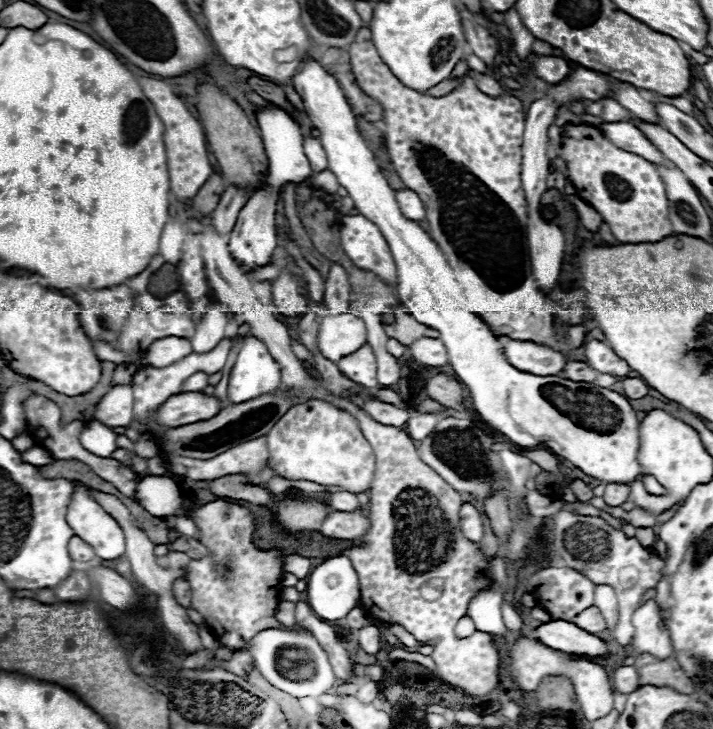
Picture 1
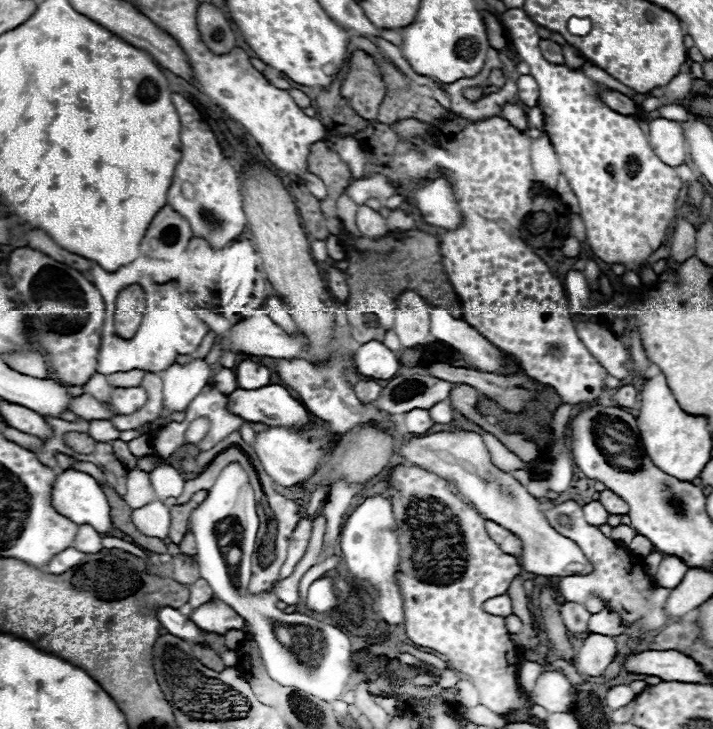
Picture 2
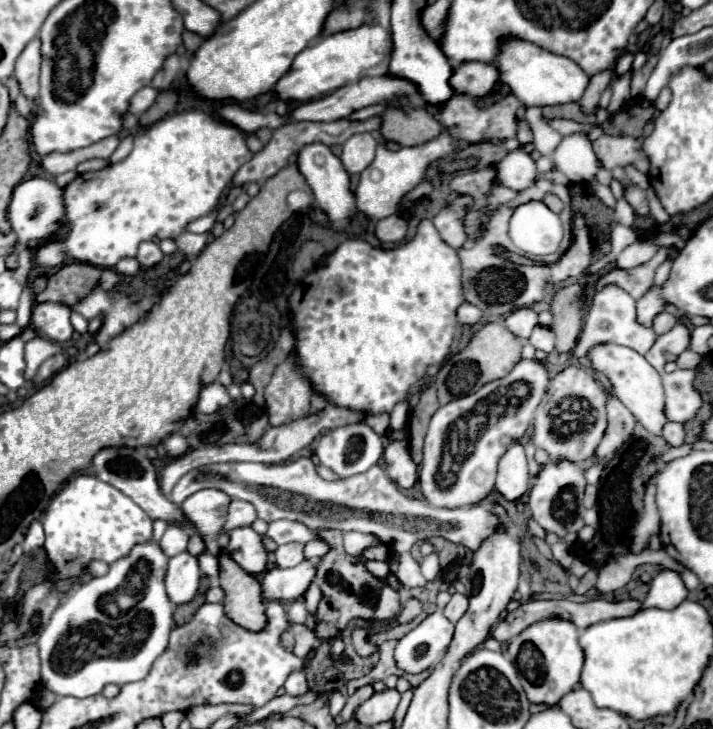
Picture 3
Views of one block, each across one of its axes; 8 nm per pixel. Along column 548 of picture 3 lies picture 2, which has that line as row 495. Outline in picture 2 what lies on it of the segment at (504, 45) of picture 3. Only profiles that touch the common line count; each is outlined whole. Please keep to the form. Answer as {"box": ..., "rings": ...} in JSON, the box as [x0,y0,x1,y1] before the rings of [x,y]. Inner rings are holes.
{"box":[52,470,114,534],"rings":[[[66,470],[66,472],[58,474],[54,488],[52,488],[52,506],[56,508],[56,512],[60,512],[68,520],[76,522],[78,526],[90,524],[100,534],[108,534],[114,528],[112,518],[110,518],[110,506],[108,506],[104,492],[102,492],[100,484],[86,472]]]}

